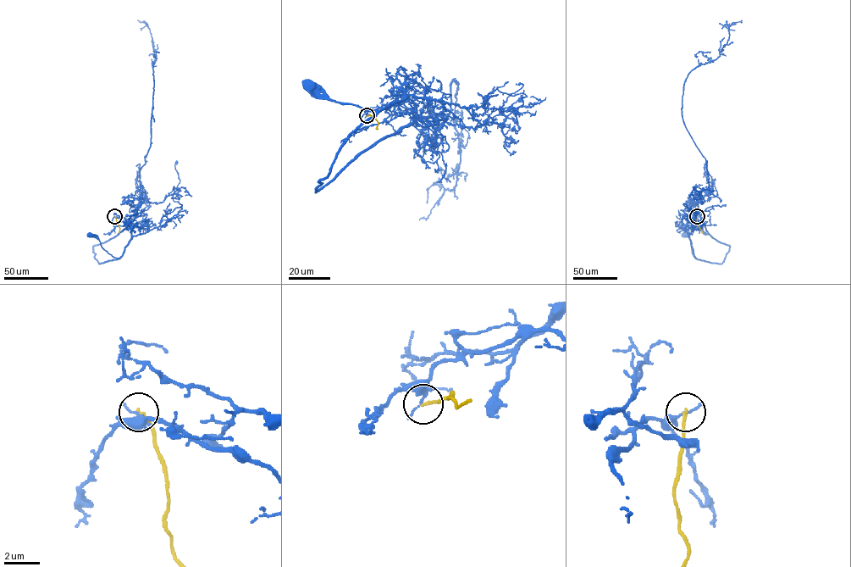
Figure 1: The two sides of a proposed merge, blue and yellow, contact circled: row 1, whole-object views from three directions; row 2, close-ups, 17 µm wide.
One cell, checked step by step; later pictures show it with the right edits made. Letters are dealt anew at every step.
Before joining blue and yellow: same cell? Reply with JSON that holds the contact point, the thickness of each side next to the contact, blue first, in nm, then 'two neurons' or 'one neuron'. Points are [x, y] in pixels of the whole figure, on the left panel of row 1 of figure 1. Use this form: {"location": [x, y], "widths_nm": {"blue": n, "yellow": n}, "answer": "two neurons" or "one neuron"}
{"location": [114, 216], "widths_nm": {"blue": 220, "yellow": 170}, "answer": "two neurons"}

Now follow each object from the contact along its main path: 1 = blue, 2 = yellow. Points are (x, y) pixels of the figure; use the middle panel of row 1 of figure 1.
1: (367, 116), (397, 102), (395, 87), (404, 91), (400, 101), (369, 111), (315, 97), (309, 84)
2: (367, 116), (373, 115), (378, 122), (377, 129)

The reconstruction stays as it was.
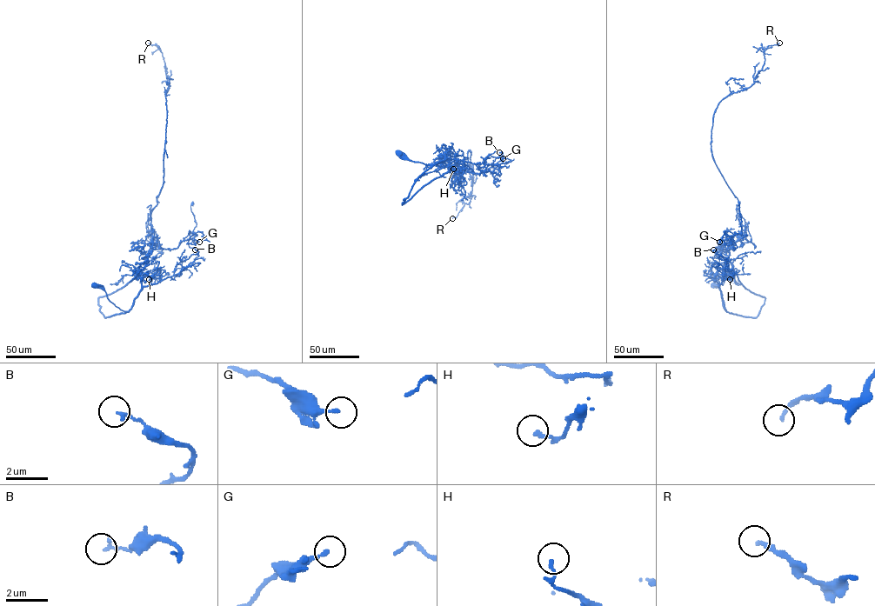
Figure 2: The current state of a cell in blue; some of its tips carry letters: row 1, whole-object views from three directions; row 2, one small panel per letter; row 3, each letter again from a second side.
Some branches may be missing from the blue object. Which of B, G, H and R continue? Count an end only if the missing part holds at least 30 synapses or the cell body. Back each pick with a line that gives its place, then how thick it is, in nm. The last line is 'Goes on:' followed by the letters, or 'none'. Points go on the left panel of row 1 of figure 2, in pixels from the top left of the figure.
Goes on: none

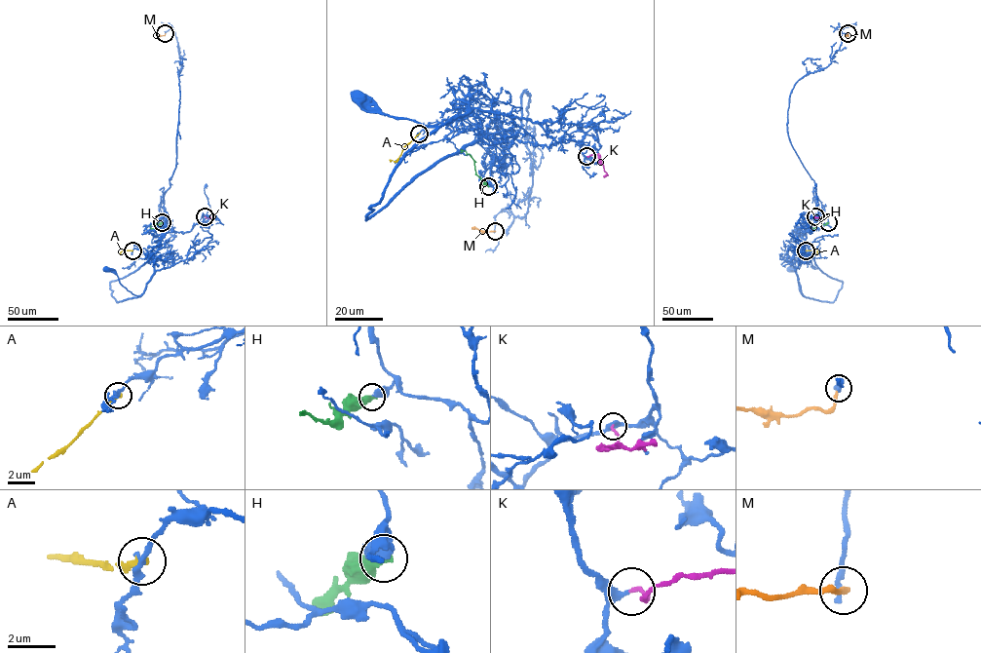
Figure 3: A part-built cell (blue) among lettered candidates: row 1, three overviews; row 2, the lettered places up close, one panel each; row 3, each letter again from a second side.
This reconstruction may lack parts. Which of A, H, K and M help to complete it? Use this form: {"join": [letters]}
{"join": ["K"]}

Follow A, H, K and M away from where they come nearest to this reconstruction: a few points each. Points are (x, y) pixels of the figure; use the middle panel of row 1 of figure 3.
A: (419, 134), (405, 145), (395, 161), (390, 160)
H: (488, 185), (476, 173), (473, 160), (461, 149)
K: (586, 156), (597, 155), (606, 173), (603, 177)
M: (494, 231), (480, 231), (471, 227)

